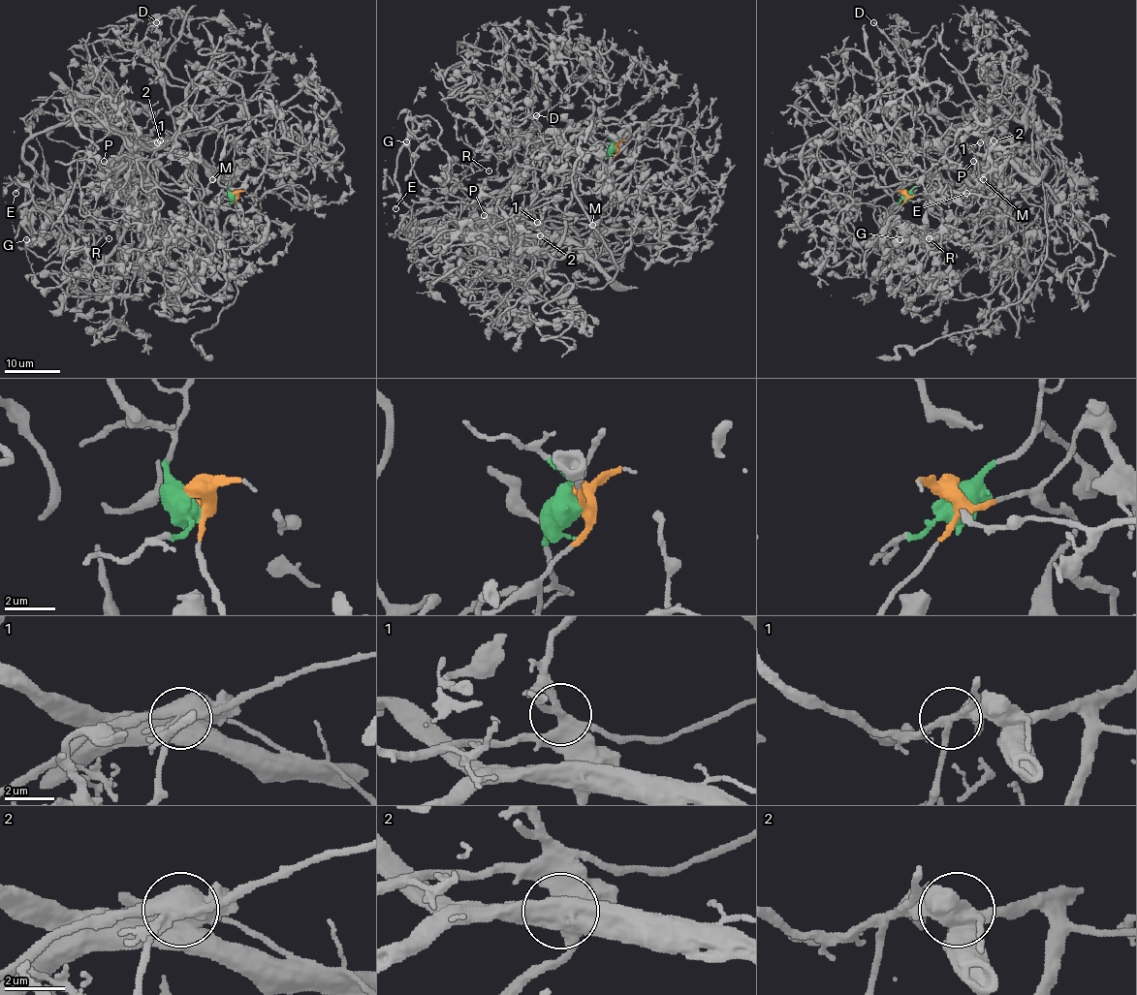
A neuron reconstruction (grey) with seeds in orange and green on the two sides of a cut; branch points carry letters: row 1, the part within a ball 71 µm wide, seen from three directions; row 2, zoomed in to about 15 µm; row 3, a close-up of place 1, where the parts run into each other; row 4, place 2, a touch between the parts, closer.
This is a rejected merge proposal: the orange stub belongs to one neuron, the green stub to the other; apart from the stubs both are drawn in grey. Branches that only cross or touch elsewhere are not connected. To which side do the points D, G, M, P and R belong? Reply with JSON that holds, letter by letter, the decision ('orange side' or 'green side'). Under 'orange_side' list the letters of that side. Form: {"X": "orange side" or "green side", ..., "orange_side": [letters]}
{"D": "green side", "G": "orange side", "M": "green side", "P": "green side", "R": "green side", "orange_side": ["G"]}

